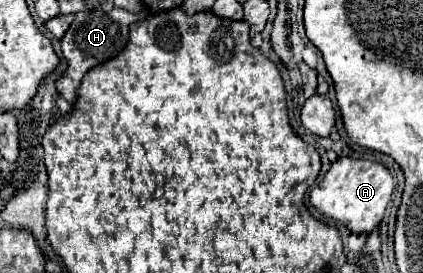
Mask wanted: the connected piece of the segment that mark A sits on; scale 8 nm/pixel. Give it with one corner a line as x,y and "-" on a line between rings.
338,158
326,176
312,188
310,204
326,218
344,224
352,234
370,234
384,218
394,190
394,178
386,166
370,160

